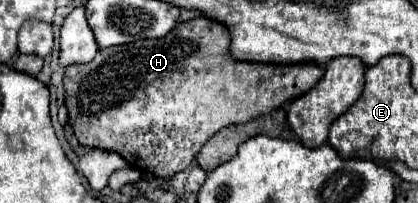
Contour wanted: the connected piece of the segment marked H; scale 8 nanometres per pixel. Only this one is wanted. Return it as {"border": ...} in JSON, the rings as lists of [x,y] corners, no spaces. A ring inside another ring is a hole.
{"border":[[[196,17],[178,23],[166,37],[108,47],[98,51],[86,65],[70,65],[64,75],[64,105],[76,139],[90,143],[90,147],[118,153],[134,169],[150,171],[158,179],[172,179],[194,161],[202,145],[222,127],[246,123],[274,111],[278,105],[310,91],[324,75],[324,69],[314,63],[264,65],[234,61],[228,45],[230,33],[224,25]]]}

